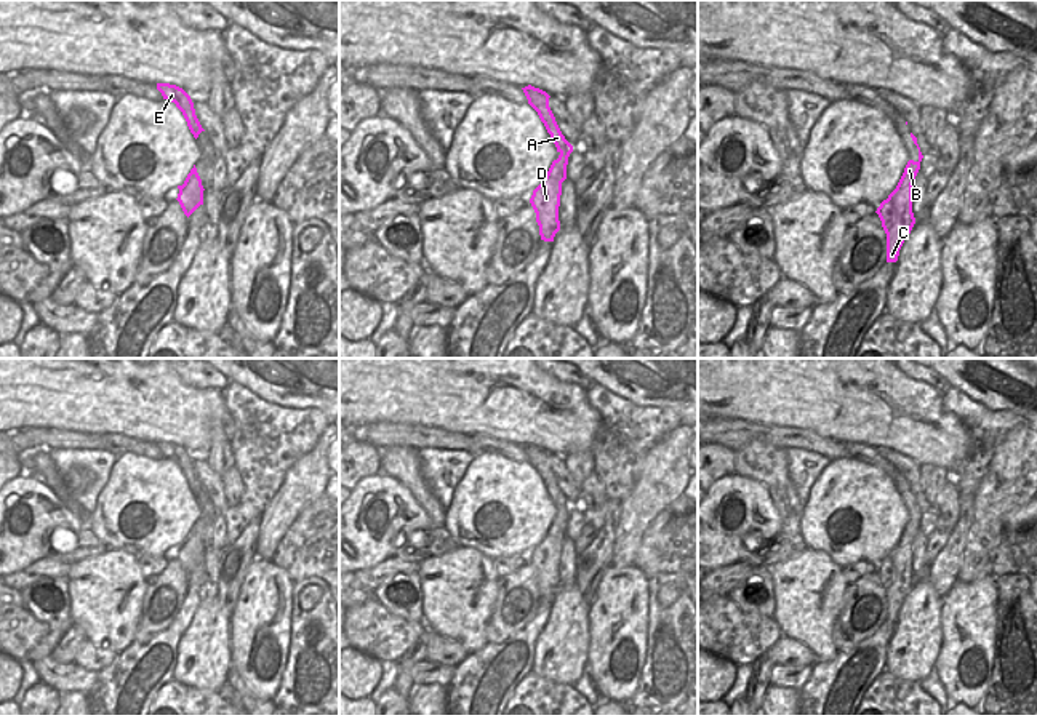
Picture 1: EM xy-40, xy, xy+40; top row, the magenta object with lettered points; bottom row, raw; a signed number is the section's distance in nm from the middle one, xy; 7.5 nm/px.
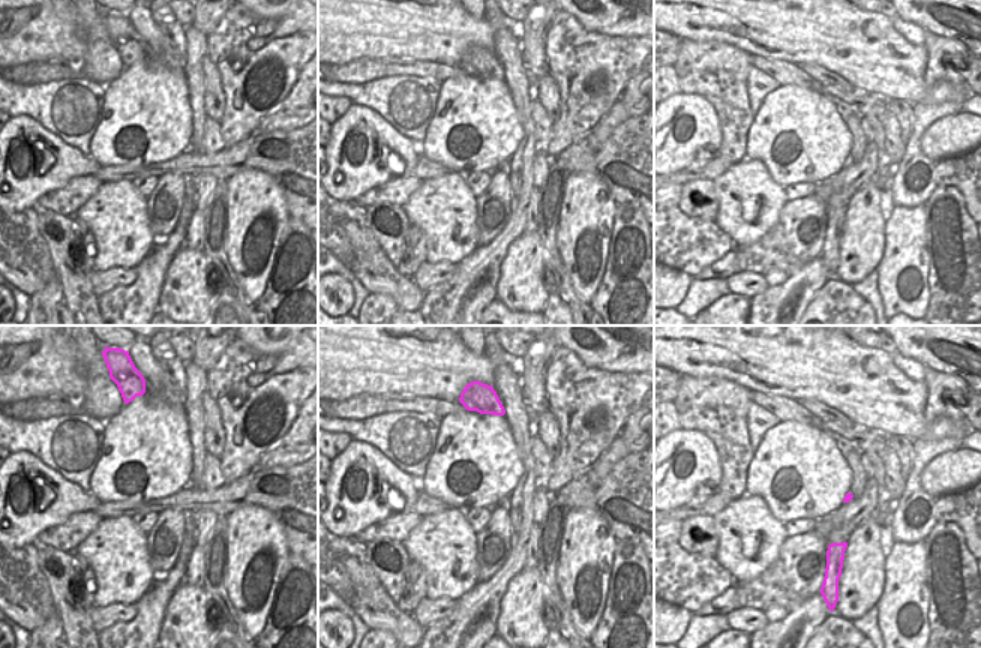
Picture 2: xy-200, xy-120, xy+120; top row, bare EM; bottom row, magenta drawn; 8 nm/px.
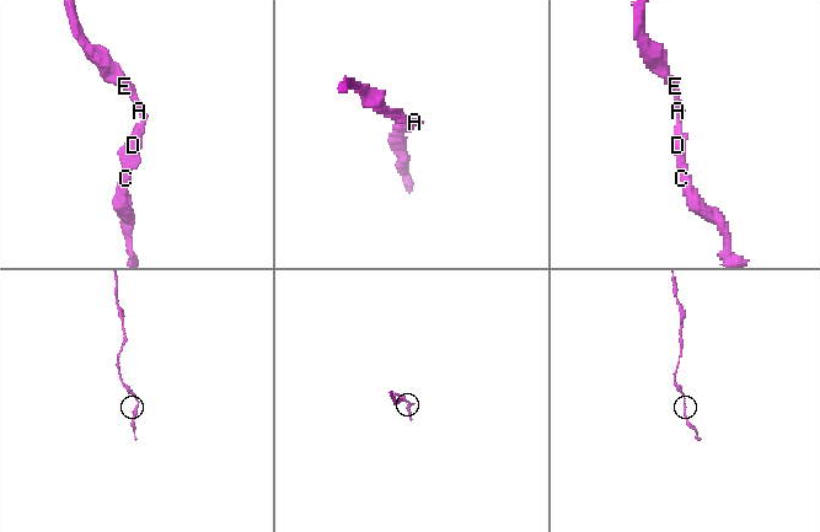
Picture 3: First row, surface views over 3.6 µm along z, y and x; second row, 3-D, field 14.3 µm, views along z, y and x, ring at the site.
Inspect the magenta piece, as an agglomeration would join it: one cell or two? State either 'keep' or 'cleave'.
keep

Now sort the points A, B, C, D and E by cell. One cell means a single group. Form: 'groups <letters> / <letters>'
groups A B C D E

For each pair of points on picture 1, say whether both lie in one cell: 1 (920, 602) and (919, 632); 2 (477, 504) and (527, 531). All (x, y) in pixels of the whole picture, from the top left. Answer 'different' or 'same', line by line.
1: same
2: same

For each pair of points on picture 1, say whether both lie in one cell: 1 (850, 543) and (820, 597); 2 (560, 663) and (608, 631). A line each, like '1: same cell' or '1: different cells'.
1: different cells
2: different cells

